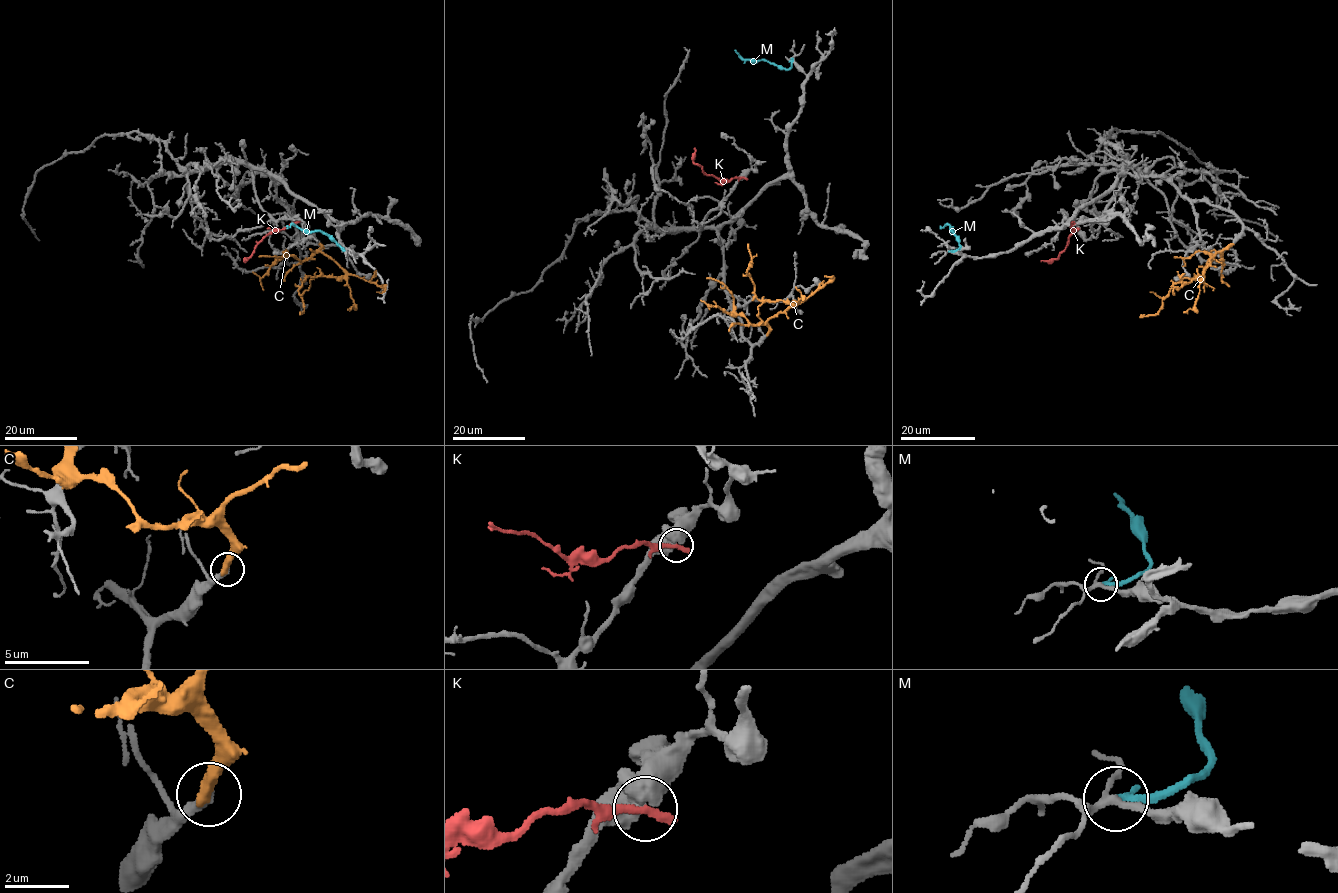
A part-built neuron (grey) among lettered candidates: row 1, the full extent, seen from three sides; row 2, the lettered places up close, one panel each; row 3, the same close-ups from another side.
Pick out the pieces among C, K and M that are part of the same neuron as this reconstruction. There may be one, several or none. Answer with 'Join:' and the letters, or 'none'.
Join: none

